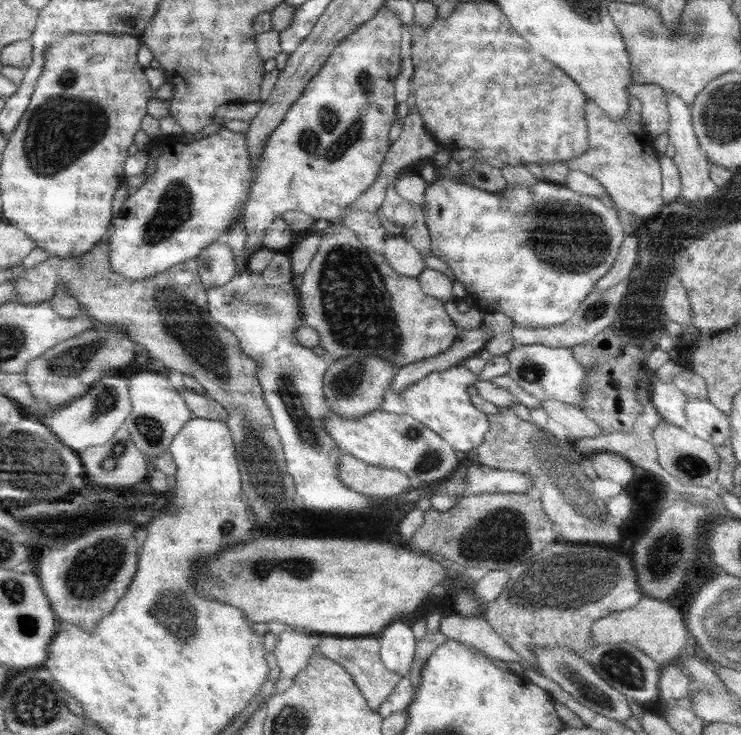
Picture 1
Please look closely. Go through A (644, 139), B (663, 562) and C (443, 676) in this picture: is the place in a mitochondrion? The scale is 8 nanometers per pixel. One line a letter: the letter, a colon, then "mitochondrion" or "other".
A: other
B: mitochondrion
C: other

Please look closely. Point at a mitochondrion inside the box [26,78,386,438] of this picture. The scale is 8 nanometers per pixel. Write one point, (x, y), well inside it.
(183, 320)

